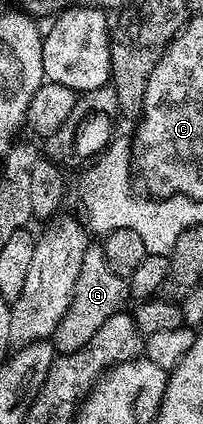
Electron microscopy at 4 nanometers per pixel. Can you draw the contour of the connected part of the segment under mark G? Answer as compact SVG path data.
M90 244L87 252L83 252L83 264L79 267L79 280L75 280L75 292L63 320L59 320L59 328L55 328L52 336L53 349L58 355L79 352L111 316L122 313L126 309L125 302L130 301L129 284L126 279L115 276L107 264L107 256L100 244Z

